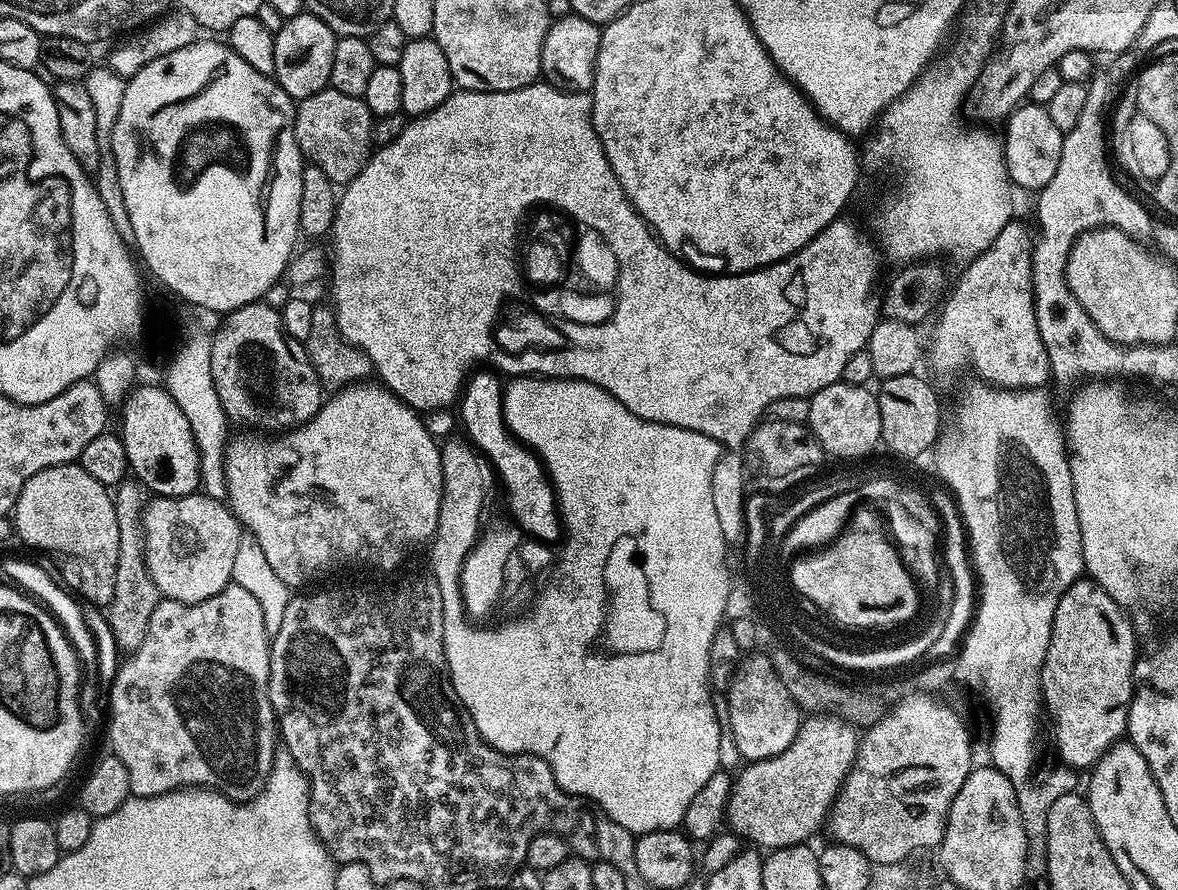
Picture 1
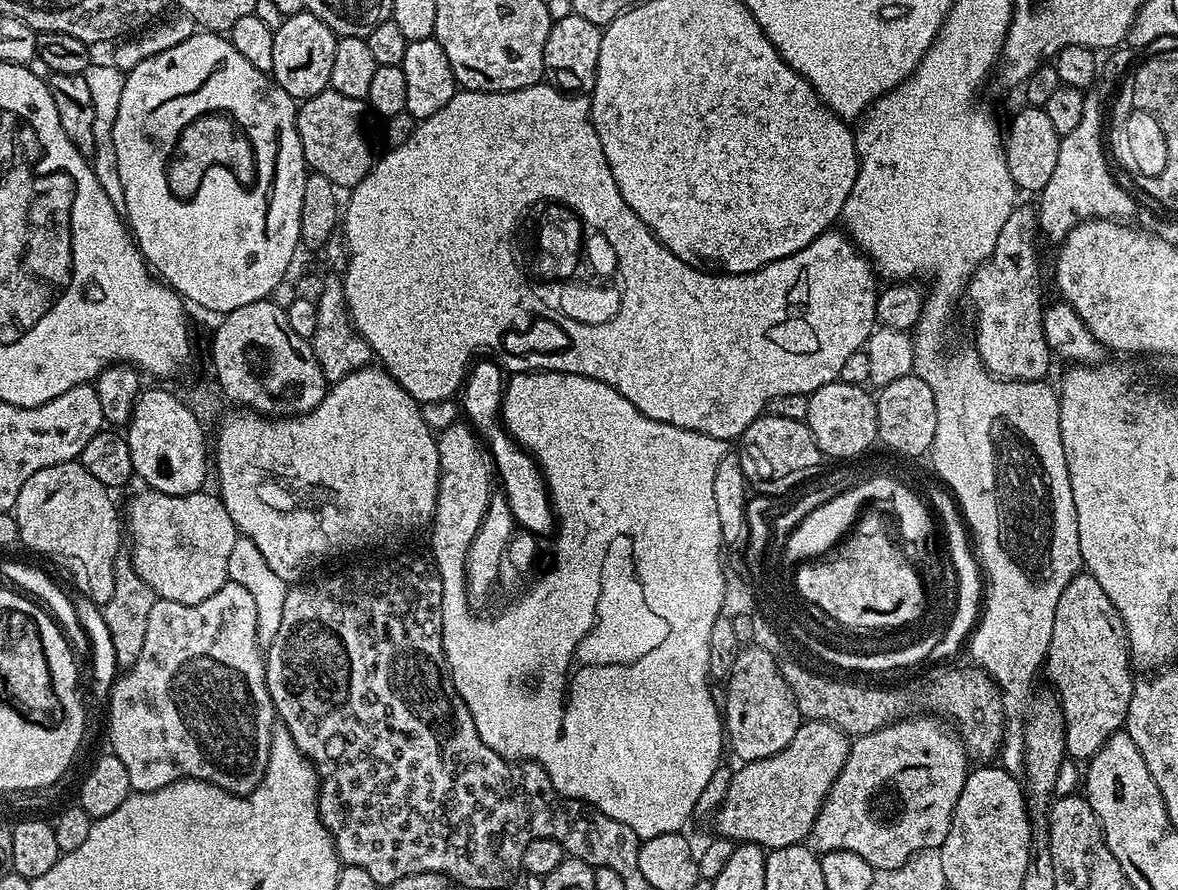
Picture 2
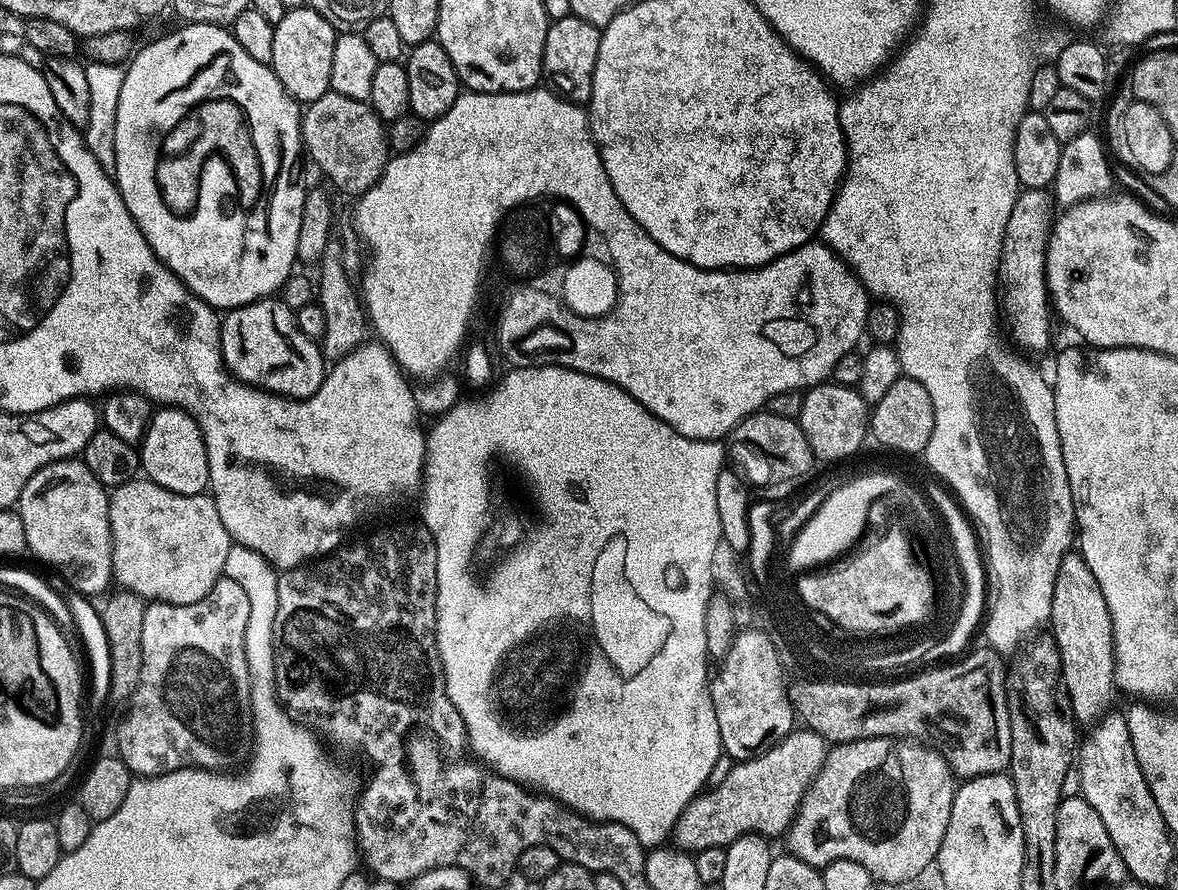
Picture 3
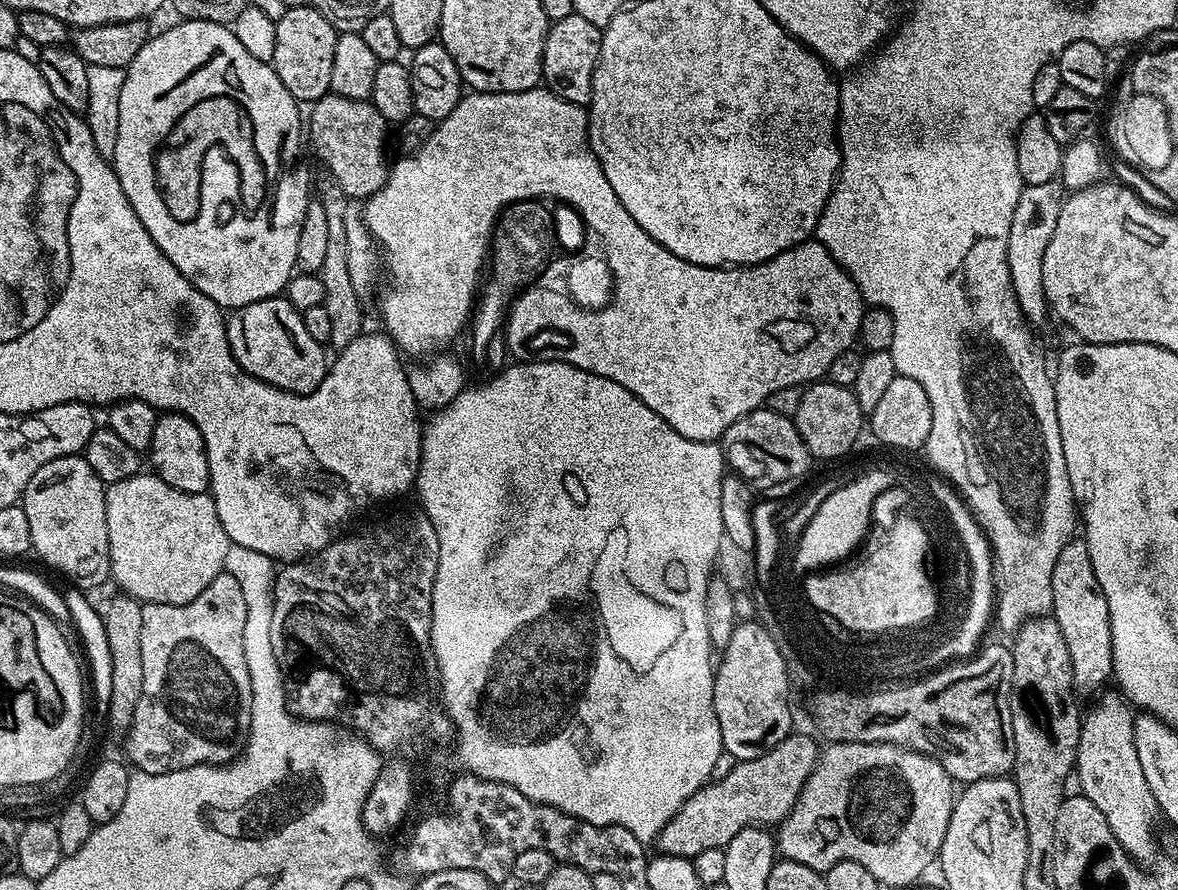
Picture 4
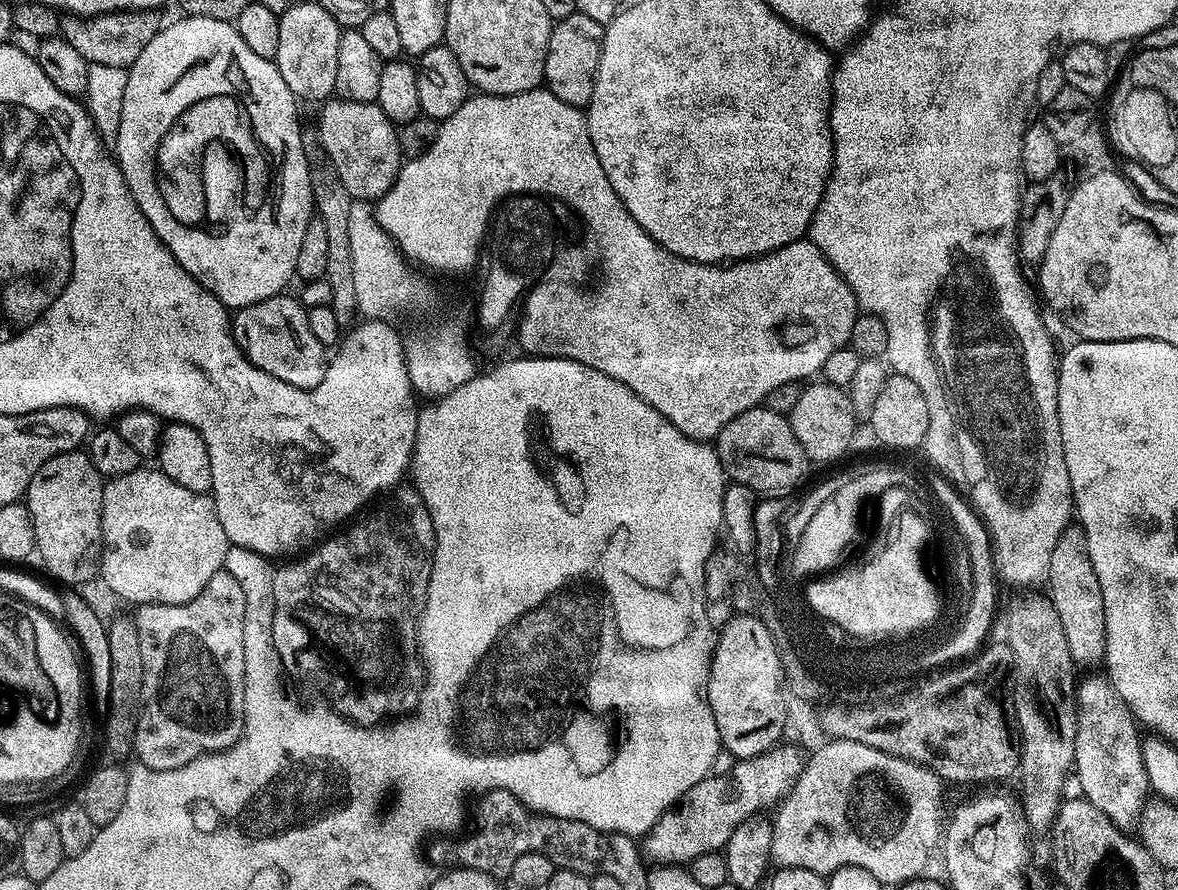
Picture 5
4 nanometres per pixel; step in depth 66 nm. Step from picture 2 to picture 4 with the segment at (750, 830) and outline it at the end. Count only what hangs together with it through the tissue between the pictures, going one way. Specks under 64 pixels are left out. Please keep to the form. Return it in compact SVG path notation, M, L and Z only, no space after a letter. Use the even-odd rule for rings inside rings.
M790 734L782 743L774 746L769 752L763 752L758 758L739 761L734 766L734 770L730 770L730 774L726 774L726 778L712 780L696 791L660 831L659 851L666 856L691 858L702 854L702 850L727 848L730 838L734 838L734 834L738 834L738 830L753 826L776 826L780 821L785 820L788 817L788 812L794 806L794 802L800 797L802 786L816 769L818 759L818 747L816 748L815 742L808 736L796 735Z

